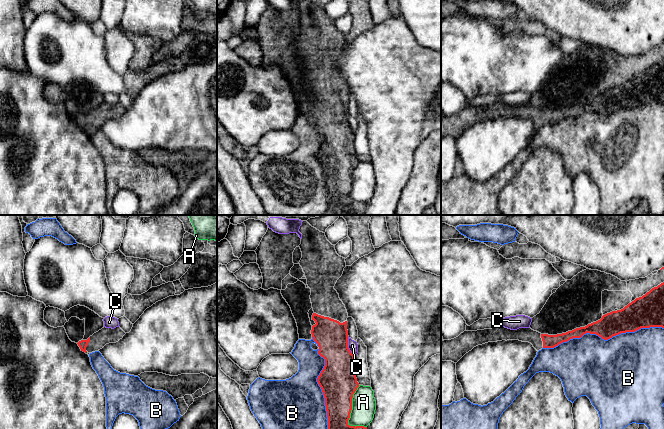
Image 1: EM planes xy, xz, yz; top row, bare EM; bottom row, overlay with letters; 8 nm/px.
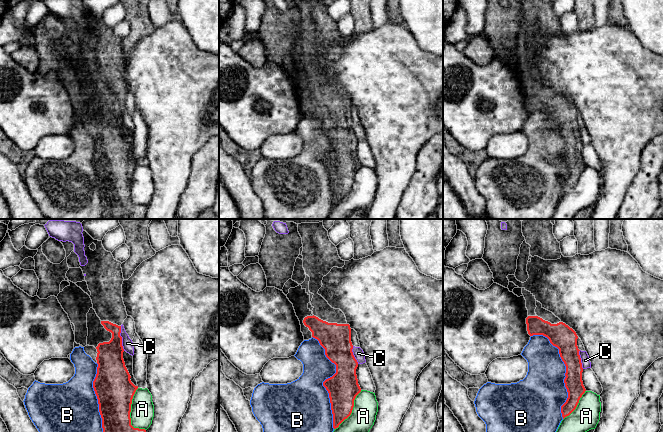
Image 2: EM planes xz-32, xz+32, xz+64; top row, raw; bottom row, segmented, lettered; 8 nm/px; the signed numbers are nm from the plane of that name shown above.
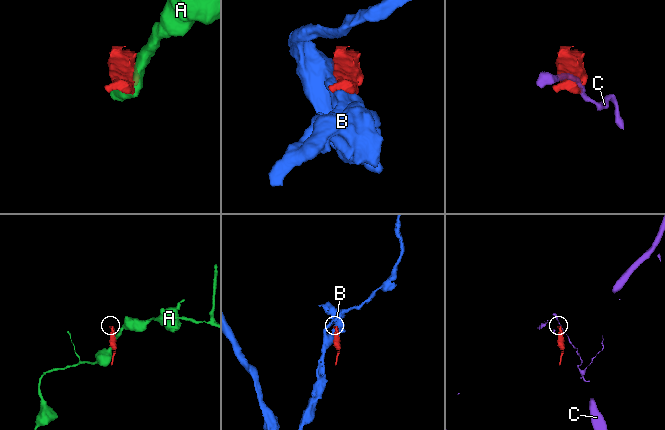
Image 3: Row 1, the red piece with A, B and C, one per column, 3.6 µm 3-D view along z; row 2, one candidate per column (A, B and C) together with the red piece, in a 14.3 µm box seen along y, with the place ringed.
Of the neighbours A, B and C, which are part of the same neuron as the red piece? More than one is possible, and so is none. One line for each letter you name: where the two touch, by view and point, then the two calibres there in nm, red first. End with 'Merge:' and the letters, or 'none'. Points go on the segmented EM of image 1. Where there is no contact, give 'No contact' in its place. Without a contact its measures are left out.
Merge: none

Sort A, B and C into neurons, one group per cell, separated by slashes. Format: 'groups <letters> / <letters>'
groups A / B / C

